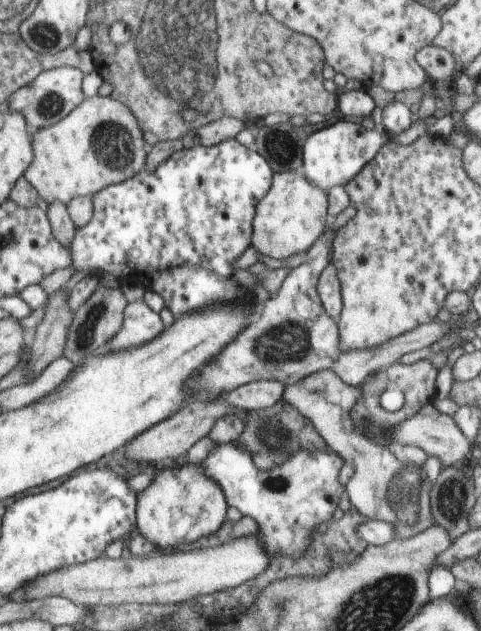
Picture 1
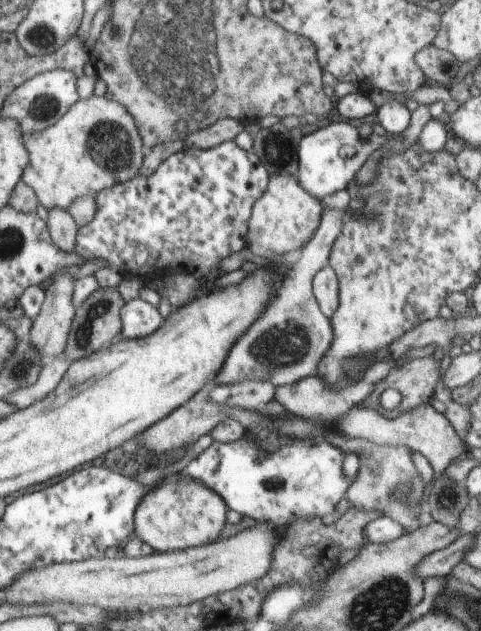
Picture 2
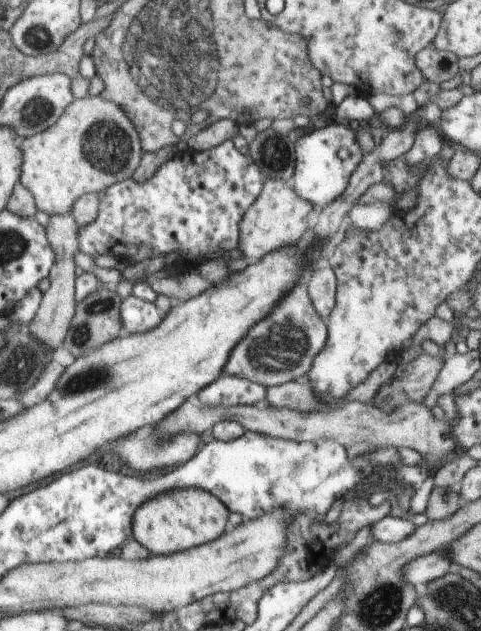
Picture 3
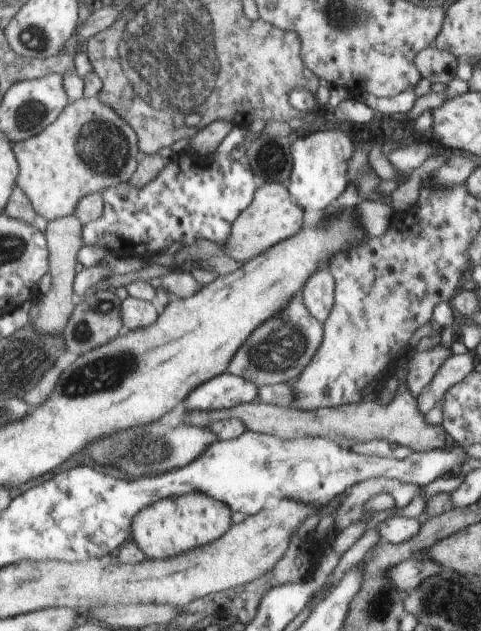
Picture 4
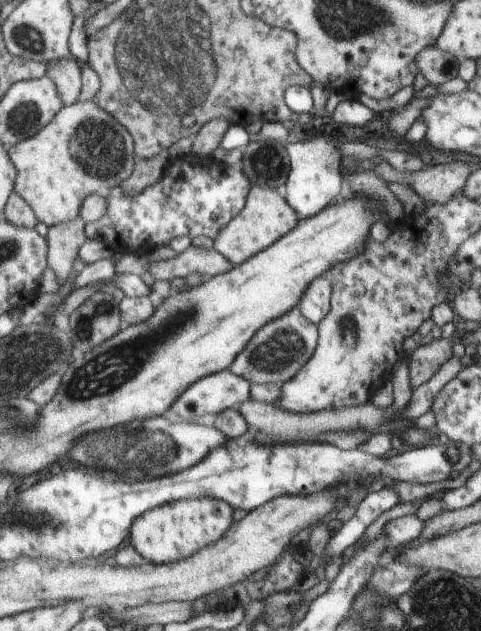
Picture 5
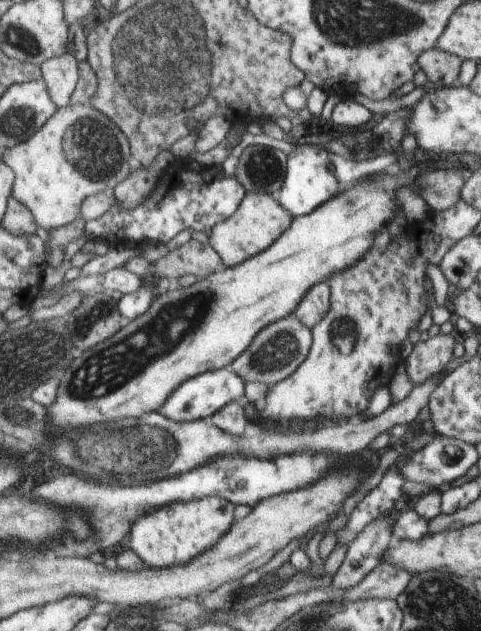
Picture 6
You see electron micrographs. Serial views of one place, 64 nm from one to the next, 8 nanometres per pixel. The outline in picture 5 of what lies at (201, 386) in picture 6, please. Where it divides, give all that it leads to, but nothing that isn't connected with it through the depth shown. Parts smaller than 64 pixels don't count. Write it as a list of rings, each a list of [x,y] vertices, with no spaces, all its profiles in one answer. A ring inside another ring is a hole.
[[[227,368],[187,386],[186,392],[171,405],[171,410],[185,421],[195,423],[199,416],[235,408],[249,399],[249,385],[243,377],[235,376]]]

